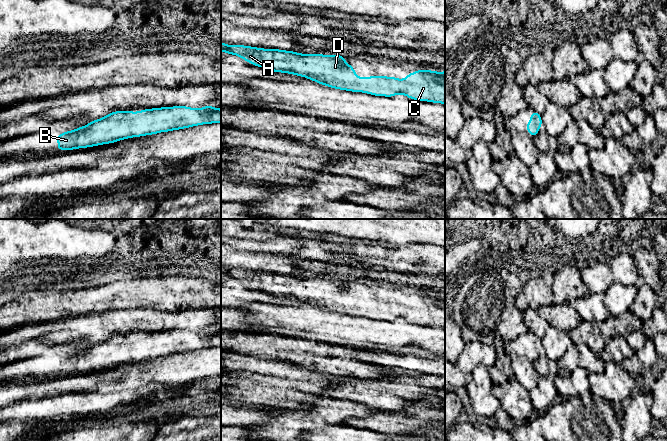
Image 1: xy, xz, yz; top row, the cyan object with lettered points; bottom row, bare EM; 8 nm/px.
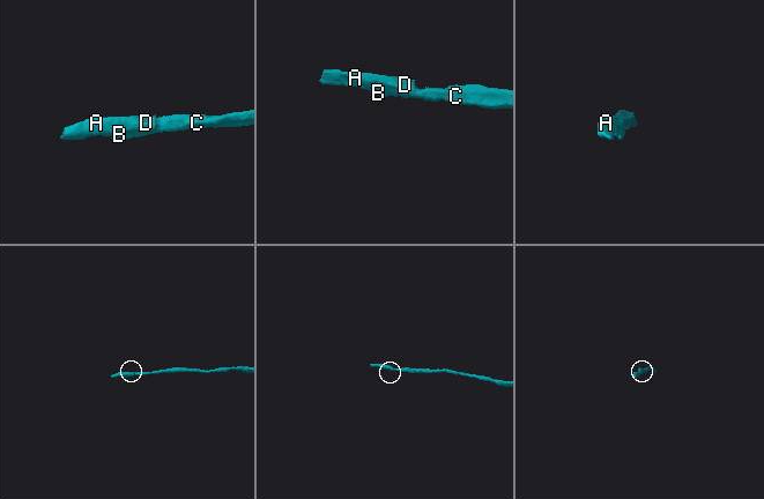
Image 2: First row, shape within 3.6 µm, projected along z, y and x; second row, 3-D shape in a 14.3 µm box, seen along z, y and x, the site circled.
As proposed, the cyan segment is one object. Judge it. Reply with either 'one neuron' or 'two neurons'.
one neuron

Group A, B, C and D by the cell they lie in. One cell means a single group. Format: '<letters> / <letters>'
A B C D

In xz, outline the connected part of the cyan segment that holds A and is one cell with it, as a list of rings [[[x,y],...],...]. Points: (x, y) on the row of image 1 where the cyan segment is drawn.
[[[221,42],[221,51],[227,54],[237,55],[258,67],[268,69],[273,72],[281,72],[306,77],[311,81],[331,88],[346,90],[351,92],[368,93],[374,96],[393,97],[397,94],[404,94],[409,99],[418,101],[428,101],[445,104],[445,71],[436,72],[421,69],[406,75],[405,80],[392,76],[368,76],[361,79],[354,71],[352,65],[348,65],[342,55],[322,55],[300,54],[298,52],[256,48],[244,45],[226,45]]]

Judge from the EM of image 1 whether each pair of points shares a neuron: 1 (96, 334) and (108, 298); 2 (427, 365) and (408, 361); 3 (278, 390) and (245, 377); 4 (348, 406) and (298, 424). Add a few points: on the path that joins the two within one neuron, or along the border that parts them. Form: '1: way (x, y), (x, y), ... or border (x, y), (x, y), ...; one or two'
1: border (127, 307), (102, 310), (100, 312); two
2: way (422, 365), (413, 363); one
3: way (270, 382), (267, 379), (253, 377); one
4: way (336, 411), (325, 412), (310, 419); one

